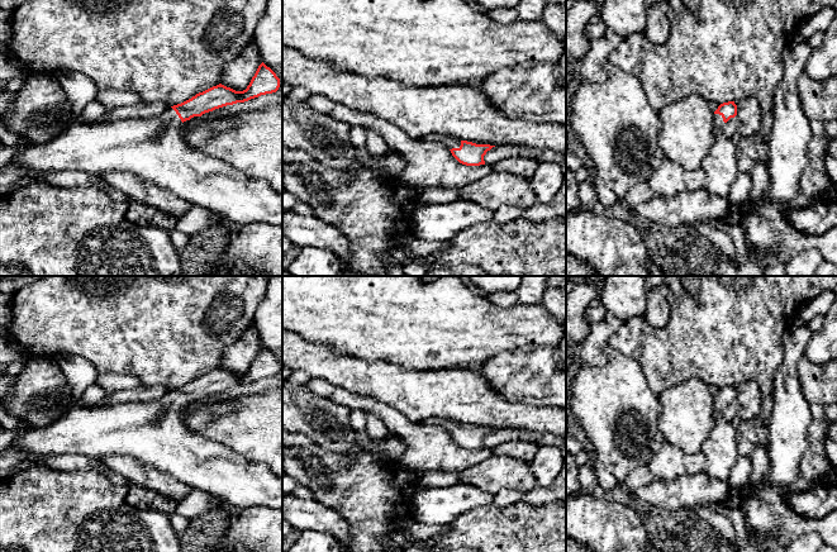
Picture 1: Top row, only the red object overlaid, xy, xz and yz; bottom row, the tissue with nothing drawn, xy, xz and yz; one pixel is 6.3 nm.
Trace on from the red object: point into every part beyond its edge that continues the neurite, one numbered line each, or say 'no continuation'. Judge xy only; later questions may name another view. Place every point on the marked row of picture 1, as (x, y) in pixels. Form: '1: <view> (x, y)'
1: xy (152, 148)

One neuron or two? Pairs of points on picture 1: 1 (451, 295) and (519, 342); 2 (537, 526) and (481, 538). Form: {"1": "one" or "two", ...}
{"1": "one", "2": "one"}

